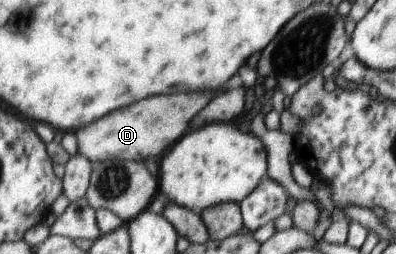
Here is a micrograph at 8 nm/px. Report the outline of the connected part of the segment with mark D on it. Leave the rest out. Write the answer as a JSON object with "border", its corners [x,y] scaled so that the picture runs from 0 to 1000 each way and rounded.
{"border":[[[452,366],[452,374],[407,374],[356,398],[351,413],[301,429],[275,445],[258,472],[220,492],[192,524],[199,594],[220,610],[232,638],[275,630],[396,630],[437,587],[477,508],[482,469],[523,421],[533,366]]]}

